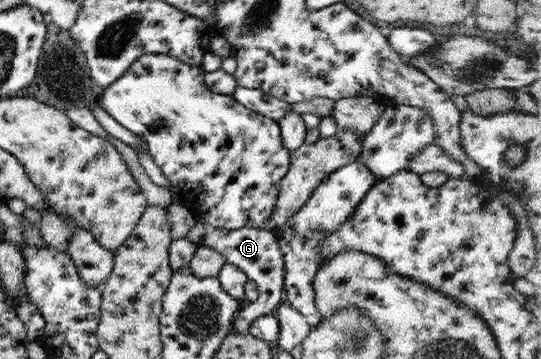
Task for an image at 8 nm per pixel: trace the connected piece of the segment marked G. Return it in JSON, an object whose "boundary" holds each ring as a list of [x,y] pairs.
{"boundary":[[[237,228],[237,230],[217,230],[211,229],[203,236],[201,243],[205,247],[213,248],[223,256],[225,263],[236,266],[248,281],[252,281],[257,288],[257,298],[249,302],[238,312],[232,320],[230,326],[234,332],[245,334],[248,332],[249,325],[258,316],[272,314],[283,301],[283,260],[279,251],[274,232],[265,232],[259,228]]]}

